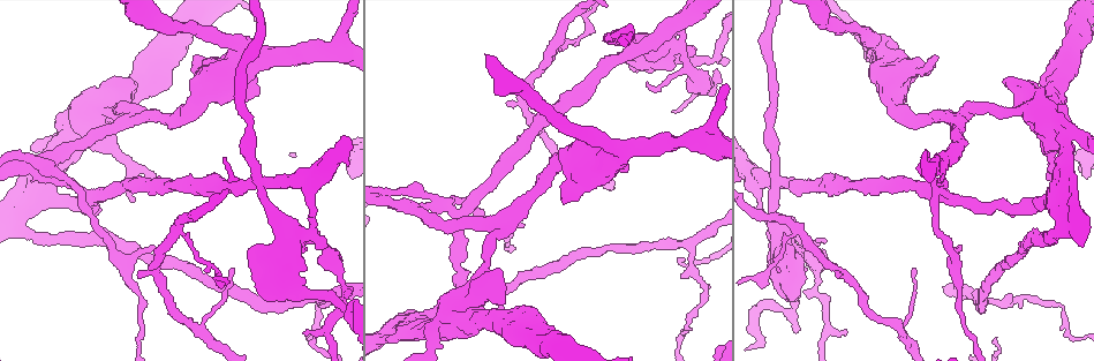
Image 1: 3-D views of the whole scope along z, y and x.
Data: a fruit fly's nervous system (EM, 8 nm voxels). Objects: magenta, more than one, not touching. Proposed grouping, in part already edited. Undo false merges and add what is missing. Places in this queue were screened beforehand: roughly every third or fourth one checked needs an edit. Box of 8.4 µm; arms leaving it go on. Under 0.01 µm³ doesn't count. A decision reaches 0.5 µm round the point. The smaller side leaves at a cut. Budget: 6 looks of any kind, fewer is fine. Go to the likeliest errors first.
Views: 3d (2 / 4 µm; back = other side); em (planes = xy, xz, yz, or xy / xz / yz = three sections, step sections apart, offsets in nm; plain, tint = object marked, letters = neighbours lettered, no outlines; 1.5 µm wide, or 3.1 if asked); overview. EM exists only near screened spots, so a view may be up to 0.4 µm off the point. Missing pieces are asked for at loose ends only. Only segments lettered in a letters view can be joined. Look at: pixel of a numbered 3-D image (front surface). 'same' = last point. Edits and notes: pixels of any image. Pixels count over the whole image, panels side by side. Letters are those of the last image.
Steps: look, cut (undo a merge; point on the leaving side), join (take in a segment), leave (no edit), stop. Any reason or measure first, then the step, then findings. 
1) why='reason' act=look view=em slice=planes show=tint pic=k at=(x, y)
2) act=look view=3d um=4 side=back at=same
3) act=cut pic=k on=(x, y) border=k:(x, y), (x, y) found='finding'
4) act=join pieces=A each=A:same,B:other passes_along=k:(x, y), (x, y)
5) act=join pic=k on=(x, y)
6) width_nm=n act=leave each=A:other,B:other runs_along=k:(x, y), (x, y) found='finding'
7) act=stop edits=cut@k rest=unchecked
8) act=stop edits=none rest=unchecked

why='arms part here' act=look view=em slice=planes show=letters pic=1 at=(1007, 111)

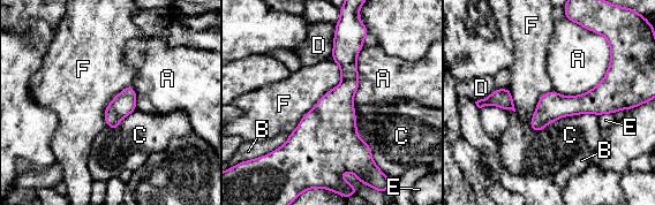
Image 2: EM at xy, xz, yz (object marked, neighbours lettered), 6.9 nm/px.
width_nm=160 act=leave each=A:other,B:other,C:other,D:other,E:other,F:other runs_along=2:(629, 97), (552, 106), (533, 124) found='continuous, no second cell'

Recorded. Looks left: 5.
why='sharp bend' act=look view=em slice=planes show=letters pic=1 at=(1060, 228)

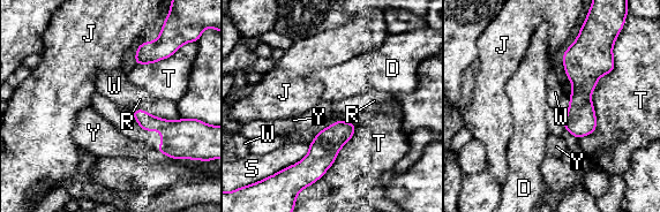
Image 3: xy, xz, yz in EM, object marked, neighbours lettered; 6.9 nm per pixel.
act=leave each=D:other,J:other,R:other,S:other,T:other,W:other,Y:other found='all the same cell'

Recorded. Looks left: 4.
act=look view=3d um=4 pic=1 at=(302, 290)

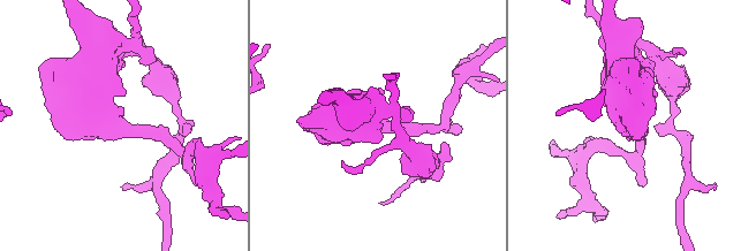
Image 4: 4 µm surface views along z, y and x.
arm_widths_nm=200,650 act=look view=em slice=planes show=letters pic=4 at=(119, 128)

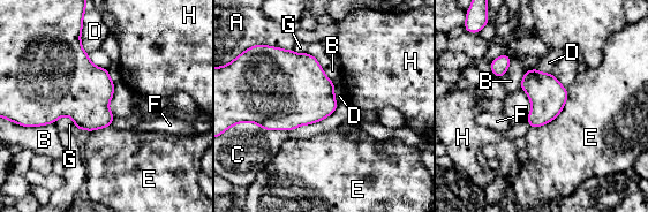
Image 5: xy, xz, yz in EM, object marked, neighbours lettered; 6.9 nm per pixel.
width_nm=240 act=leave each=A:other,B:other,C:other,D:other,E:other,F:other,G:other,H:other border=5:(566, 88), (563, 110), (530, 128) found='one cell here'

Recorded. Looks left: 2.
act=stop edits=none rest=unchecked

